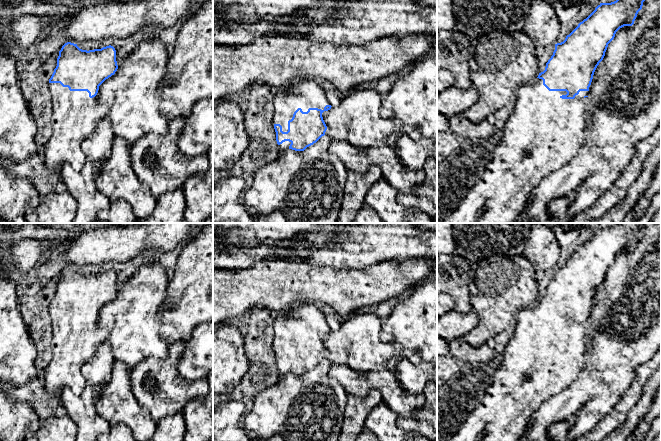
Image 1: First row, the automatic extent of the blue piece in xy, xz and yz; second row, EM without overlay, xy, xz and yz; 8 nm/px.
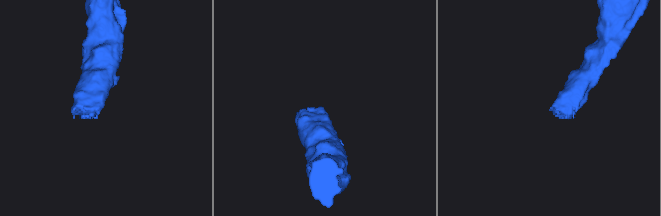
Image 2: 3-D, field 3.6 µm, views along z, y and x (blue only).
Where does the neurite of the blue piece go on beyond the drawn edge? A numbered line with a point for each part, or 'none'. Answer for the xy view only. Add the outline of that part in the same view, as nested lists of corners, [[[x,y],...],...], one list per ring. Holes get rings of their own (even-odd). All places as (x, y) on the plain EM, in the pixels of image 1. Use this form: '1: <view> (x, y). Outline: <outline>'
1: xy (73, 336). Outline: [[[49,307],[49,314],[52,323],[52,358],[45,372],[46,391],[50,397],[60,397],[62,390],[69,388],[75,395],[80,395],[86,386],[82,368],[97,349],[95,344],[97,319],[90,322],[87,315],[70,315],[60,307]]]

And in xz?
1: xz (305, 318). Outline: [[[303,303],[293,310],[277,316],[274,321],[273,348],[280,348],[282,355],[287,356],[288,345],[292,343],[298,332],[307,336],[309,332],[324,334],[326,329],[330,329],[326,316],[314,303]]]

